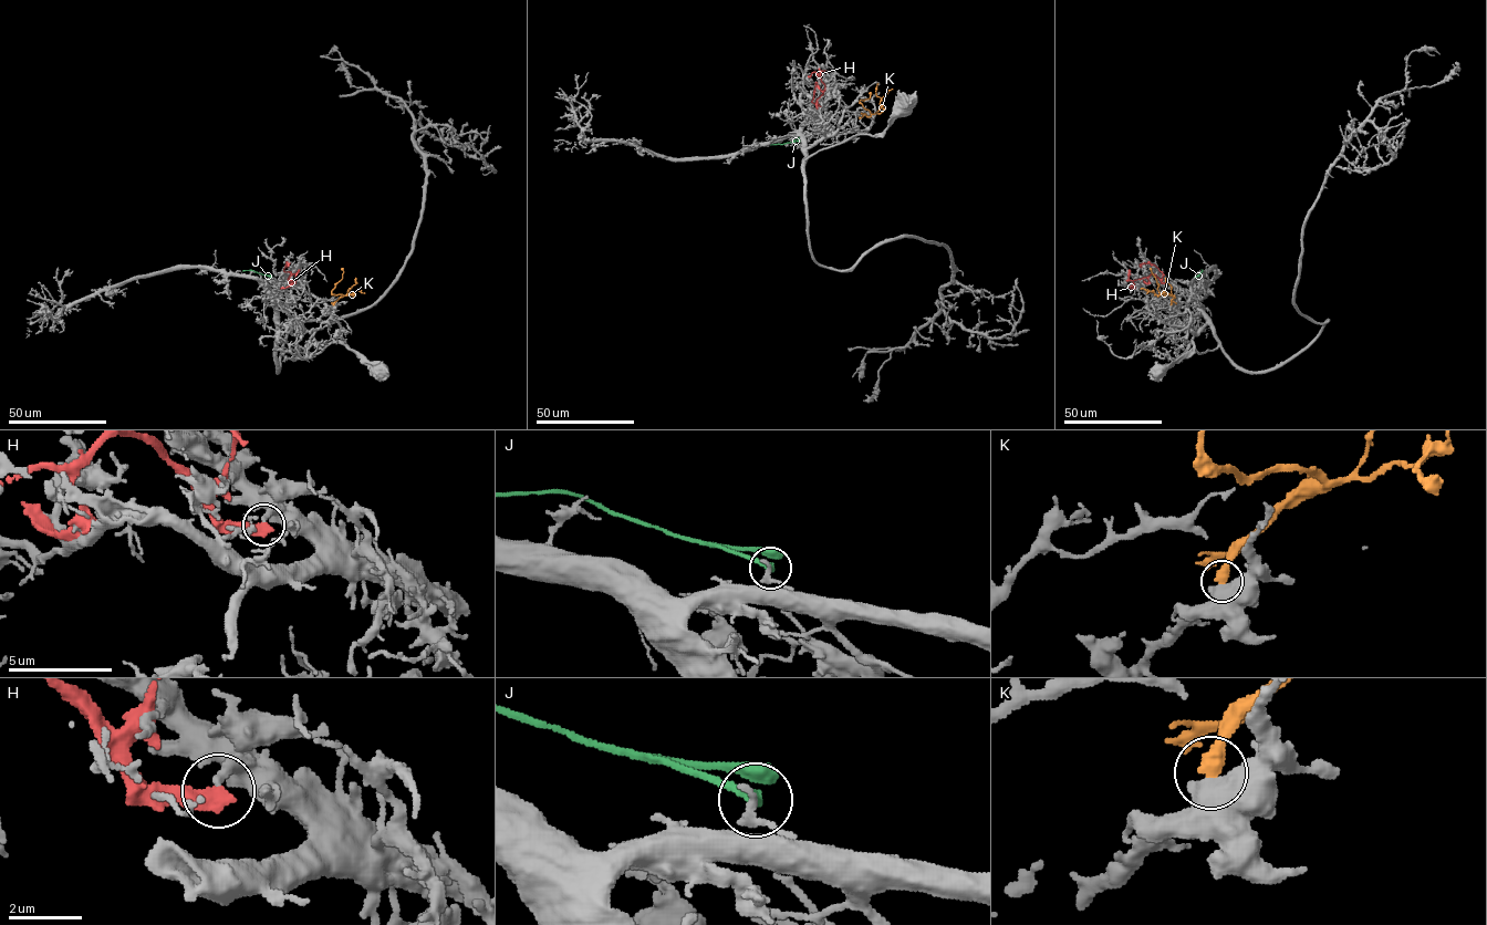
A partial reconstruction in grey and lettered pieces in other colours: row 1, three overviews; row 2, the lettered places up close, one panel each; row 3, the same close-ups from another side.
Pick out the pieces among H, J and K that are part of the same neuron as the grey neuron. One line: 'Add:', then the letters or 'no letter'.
Add: no letter

